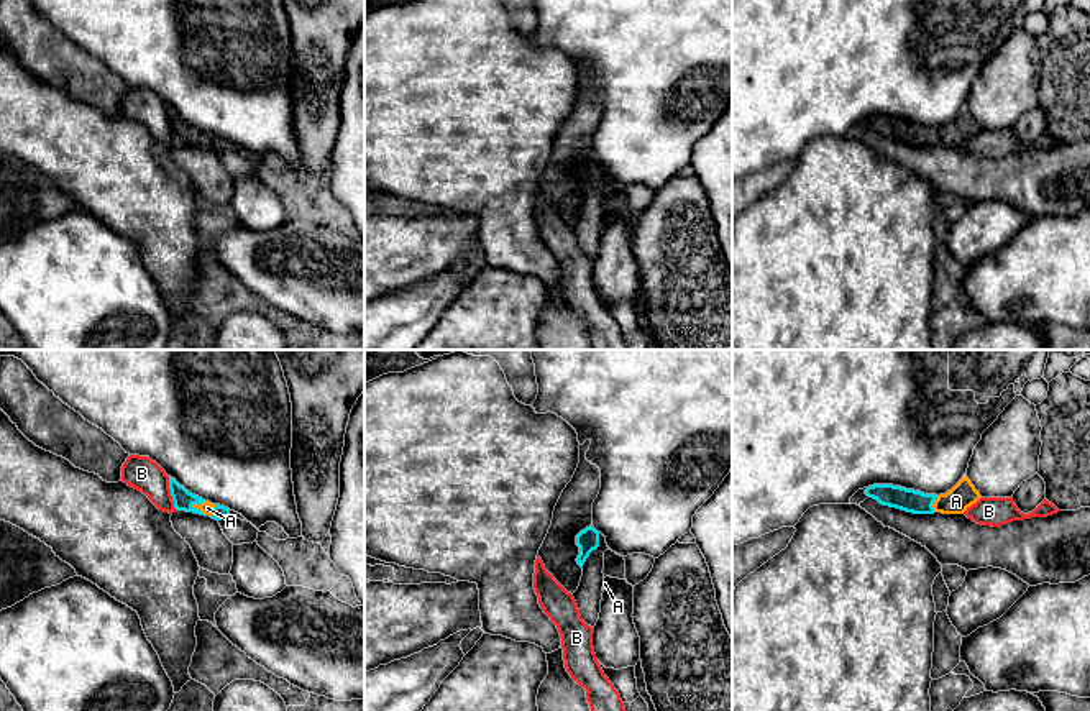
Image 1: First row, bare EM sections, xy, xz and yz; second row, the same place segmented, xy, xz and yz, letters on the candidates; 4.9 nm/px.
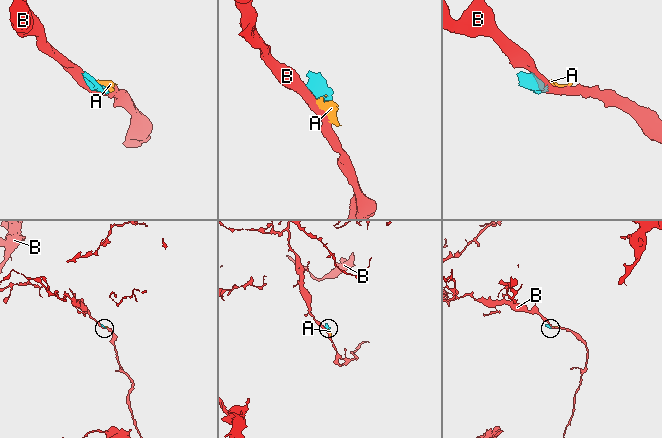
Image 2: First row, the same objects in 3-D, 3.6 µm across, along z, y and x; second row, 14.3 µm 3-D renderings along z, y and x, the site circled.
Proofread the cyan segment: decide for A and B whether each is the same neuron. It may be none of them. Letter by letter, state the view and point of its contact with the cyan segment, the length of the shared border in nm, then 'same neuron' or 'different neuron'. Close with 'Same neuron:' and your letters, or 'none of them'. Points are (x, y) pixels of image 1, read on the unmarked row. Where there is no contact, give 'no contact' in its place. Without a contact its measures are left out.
A: meets cyan in xy at (197, 142); contact 90 nm long; same neuron
B: meets cyan in xy at (171, 125); contact 170 nm long; different neuron
Same neuron: A

